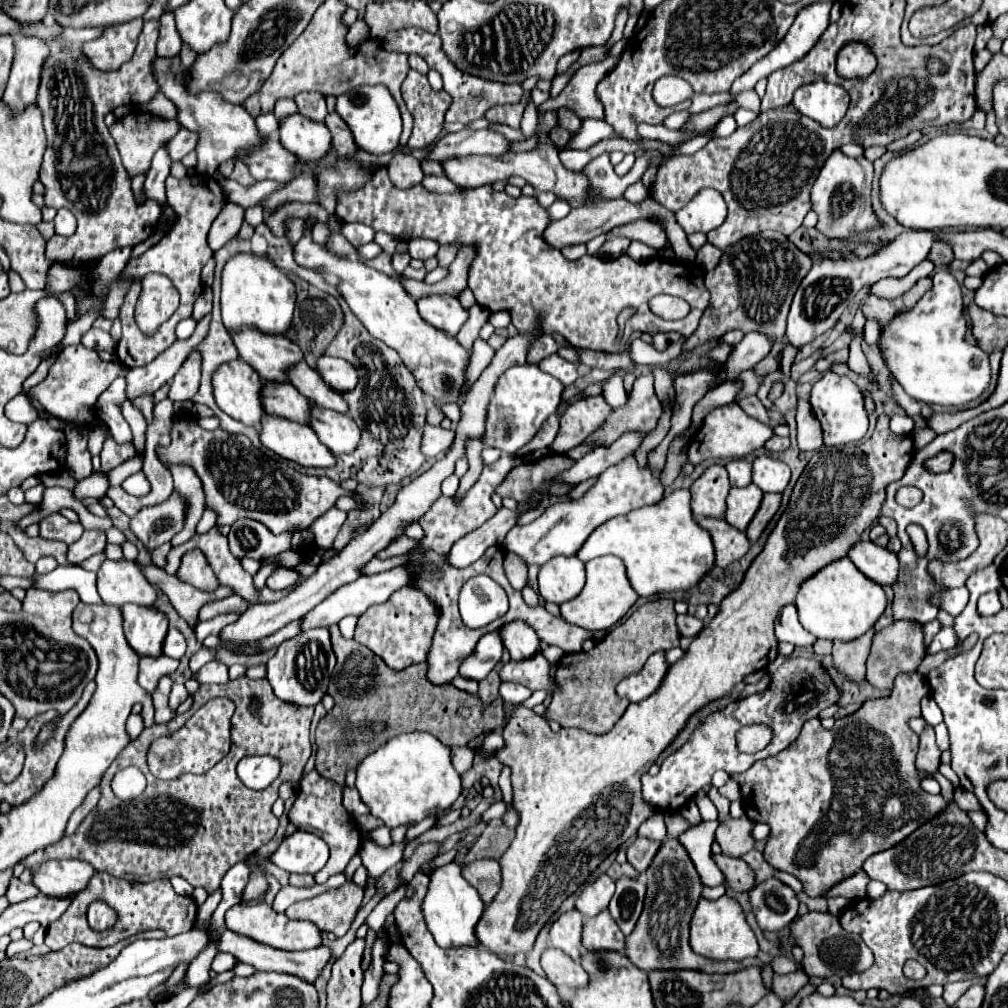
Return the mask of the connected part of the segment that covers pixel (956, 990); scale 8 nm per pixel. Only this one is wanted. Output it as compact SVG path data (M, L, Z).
M986 976L984 978L978 978L978 980L962 980L962 982L954 982L954 984L946 984L944 986L944 1000L946 1000L946 1004L948 1006L954 1006L956 1004L956 1000L972 986L972 984L986 984Z

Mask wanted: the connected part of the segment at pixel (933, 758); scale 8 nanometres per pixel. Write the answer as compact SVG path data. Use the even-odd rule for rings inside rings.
M926 724L926 728L920 734L920 750L916 756L916 766L920 770L926 770L928 774L934 774L940 764L940 748L934 740L934 728Z

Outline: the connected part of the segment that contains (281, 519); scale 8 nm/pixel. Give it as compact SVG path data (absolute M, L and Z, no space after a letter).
M176 414L174 426L172 426L172 444L168 448L158 446L158 456L164 464L190 464L196 474L200 476L206 492L206 506L214 508L218 512L218 526L222 524L234 524L238 518L252 518L262 522L270 532L282 534L282 532L302 532L308 530L310 524L320 518L324 512L336 506L336 500L340 496L356 496L356 490L344 490L340 484L330 480L328 476L308 476L304 472L298 472L288 464L288 460L270 460L266 458L258 448L252 446L252 442L246 436L240 434L228 434L224 430L202 430L194 424L194 418L190 414Z

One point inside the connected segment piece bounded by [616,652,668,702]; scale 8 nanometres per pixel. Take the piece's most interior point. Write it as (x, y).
(643, 683)

